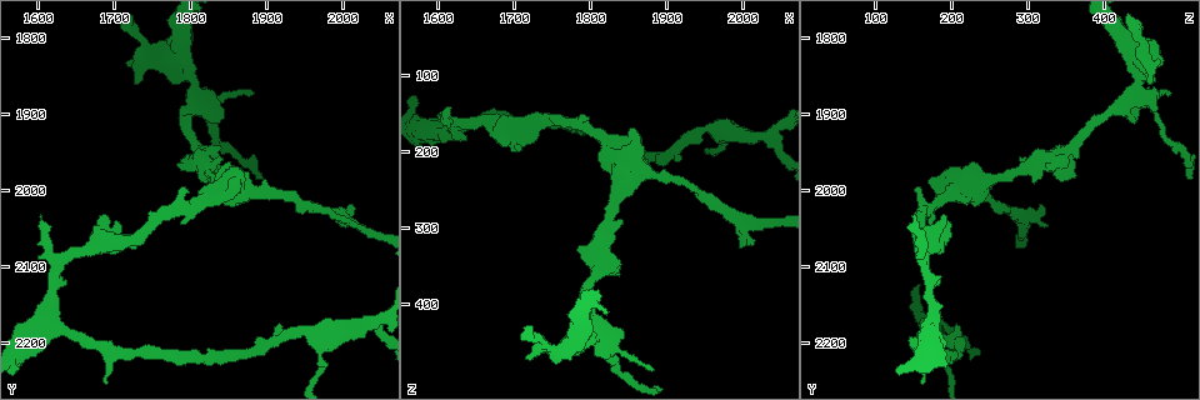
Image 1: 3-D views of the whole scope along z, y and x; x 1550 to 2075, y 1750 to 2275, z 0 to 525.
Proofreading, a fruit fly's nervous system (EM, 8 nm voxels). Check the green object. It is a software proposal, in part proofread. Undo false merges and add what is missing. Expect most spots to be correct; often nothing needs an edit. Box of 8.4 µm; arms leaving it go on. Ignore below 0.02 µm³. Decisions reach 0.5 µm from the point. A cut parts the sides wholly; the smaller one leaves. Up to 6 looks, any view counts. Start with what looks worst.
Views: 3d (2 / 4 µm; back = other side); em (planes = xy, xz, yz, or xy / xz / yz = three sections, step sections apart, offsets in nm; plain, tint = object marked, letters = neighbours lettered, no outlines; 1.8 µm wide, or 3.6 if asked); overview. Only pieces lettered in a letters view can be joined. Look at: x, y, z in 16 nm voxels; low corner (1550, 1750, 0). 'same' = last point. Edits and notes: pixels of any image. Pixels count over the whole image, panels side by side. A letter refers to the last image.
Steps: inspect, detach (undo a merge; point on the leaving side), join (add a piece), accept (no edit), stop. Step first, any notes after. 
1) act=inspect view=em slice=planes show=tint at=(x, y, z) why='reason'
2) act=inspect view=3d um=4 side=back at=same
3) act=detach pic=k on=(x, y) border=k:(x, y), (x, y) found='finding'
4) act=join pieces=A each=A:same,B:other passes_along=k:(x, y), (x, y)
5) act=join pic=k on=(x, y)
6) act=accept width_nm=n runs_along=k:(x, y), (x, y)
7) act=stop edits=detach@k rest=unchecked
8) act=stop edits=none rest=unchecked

act=inspect view=em slice=planes show=letters at=(2005, 2020, 320) why='an open end'

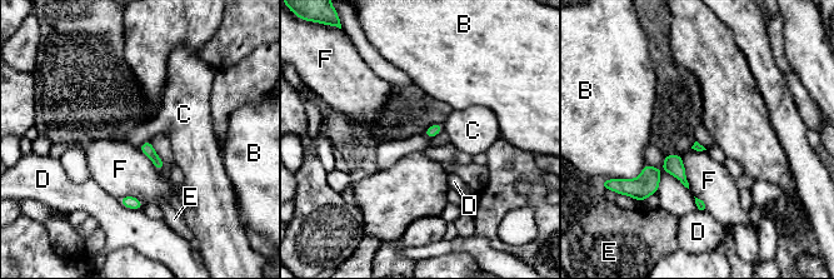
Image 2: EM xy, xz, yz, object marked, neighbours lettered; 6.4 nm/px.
act=accept each=B:other,C:other,D:other,E:other,F:other border=2:(680, 154), (689, 188) found='none of them fits'

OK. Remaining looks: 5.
act=inspect view=em slice=xy step=8 show=tint at=(1600, 2035, 145) why='an open end'

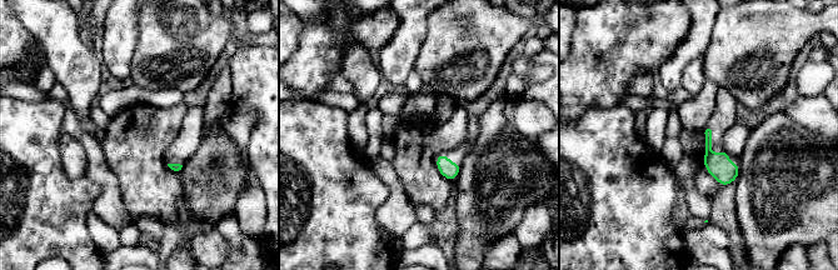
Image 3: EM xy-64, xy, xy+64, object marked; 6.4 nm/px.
act=inspect view=em slice=planes show=letters at=same

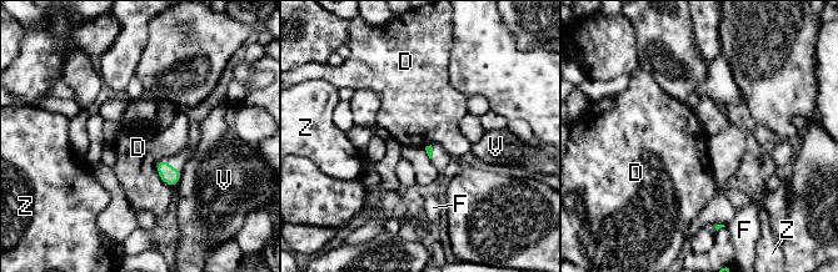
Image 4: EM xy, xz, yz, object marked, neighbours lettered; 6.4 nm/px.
act=accept each=D:other,F:other,V:other,Z:other border=4:(159, 159), (158, 175), (175, 187) found='none of them fits'

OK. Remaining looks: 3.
act=inspect view=3d um=4 at=(1815, 1955, 340) why='branch point'

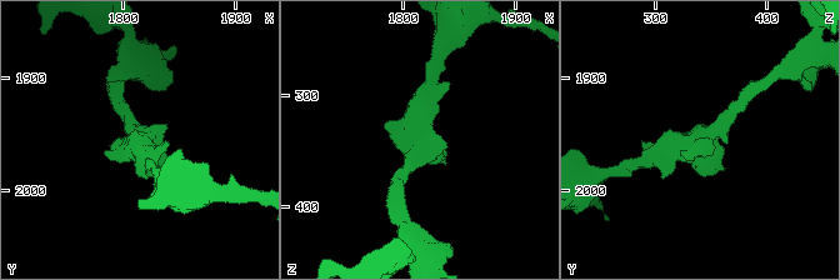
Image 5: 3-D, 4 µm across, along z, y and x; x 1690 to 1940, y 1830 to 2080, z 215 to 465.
act=inspect view=em slice=xz step=4 show=tint at=(1818, 1956, 340)

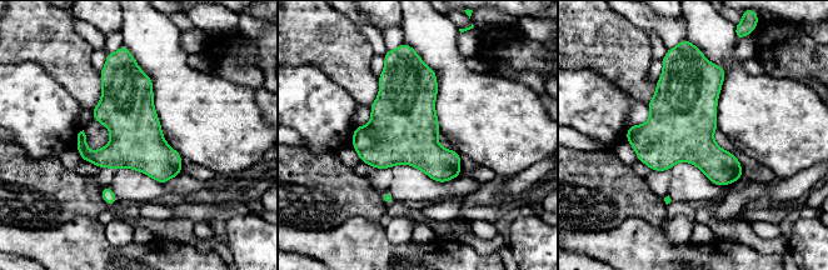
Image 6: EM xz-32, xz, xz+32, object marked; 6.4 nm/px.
act=inspect view=em slice=planes show=letters at=same why='another direction'

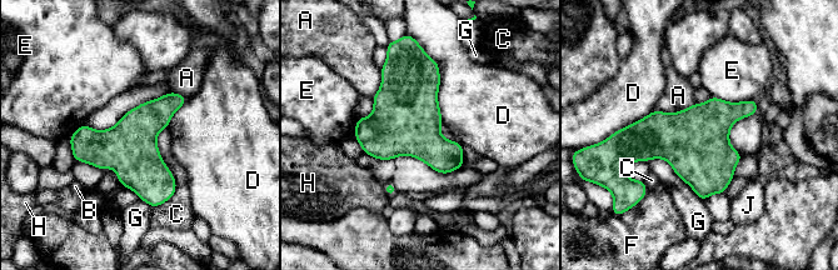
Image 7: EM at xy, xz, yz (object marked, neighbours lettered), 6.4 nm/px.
act=accept width_nm=360 each=A:other,B:other,C:other,D:other,E:other,F:other,G:other,H:other,J:other found='continuous, no second neuron'

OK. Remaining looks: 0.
act=stop edits=none rest=unchecked

